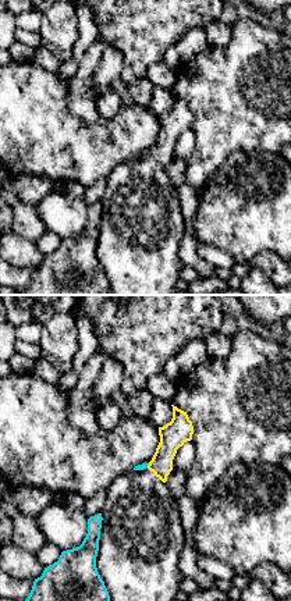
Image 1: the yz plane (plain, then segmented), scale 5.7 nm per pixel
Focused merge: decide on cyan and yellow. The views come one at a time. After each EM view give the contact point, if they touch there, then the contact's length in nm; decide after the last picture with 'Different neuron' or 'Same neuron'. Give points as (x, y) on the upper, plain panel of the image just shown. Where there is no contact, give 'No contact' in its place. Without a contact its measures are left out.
Touches cyan at (148, 152). Shared border 30 nm

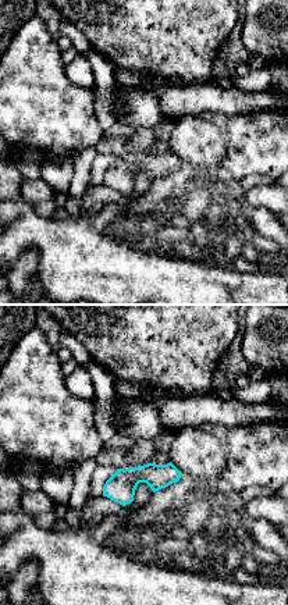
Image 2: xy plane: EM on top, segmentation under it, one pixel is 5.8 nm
No contact

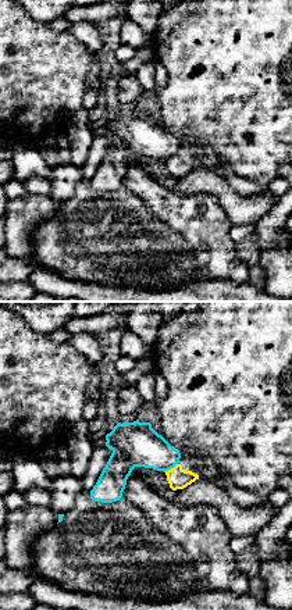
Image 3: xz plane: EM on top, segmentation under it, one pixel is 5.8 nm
Touches cyan at (170, 157). Shared border 90 nm

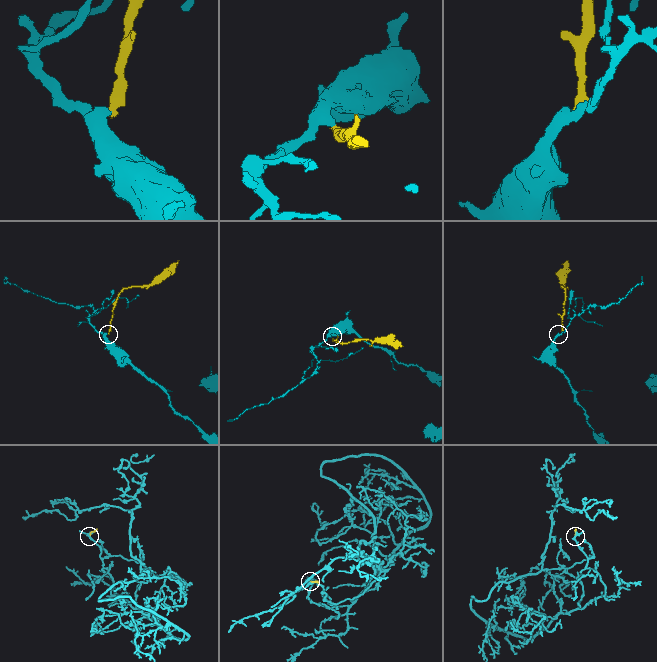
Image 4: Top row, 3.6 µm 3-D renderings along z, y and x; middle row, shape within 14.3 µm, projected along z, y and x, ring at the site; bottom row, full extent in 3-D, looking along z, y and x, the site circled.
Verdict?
Different neuron

